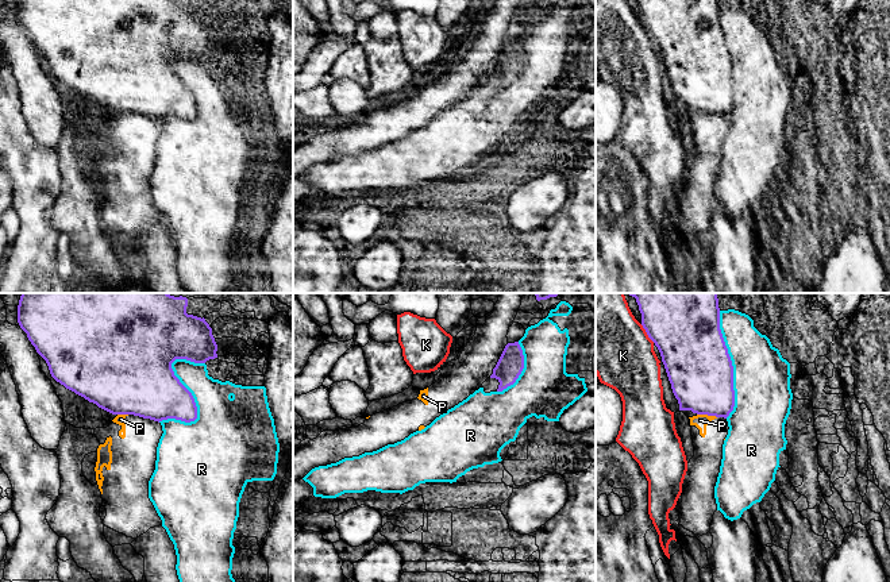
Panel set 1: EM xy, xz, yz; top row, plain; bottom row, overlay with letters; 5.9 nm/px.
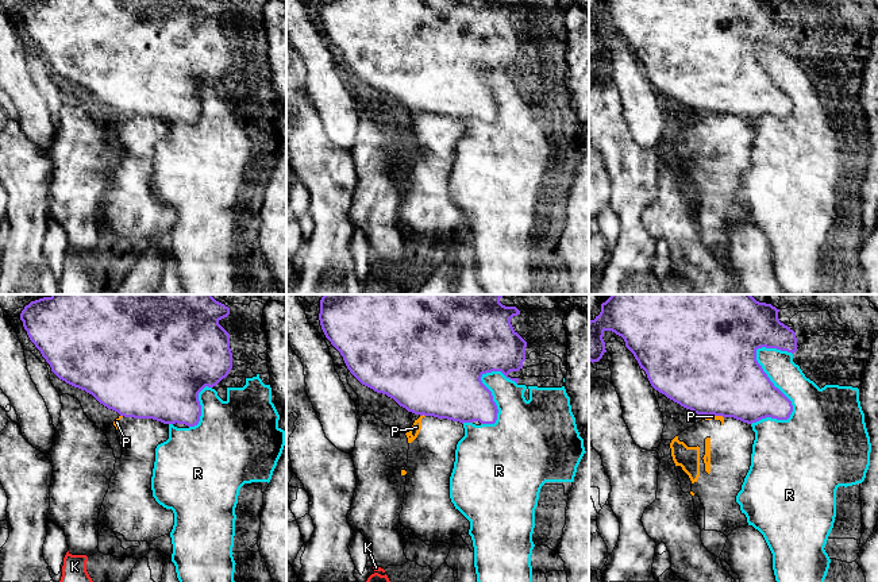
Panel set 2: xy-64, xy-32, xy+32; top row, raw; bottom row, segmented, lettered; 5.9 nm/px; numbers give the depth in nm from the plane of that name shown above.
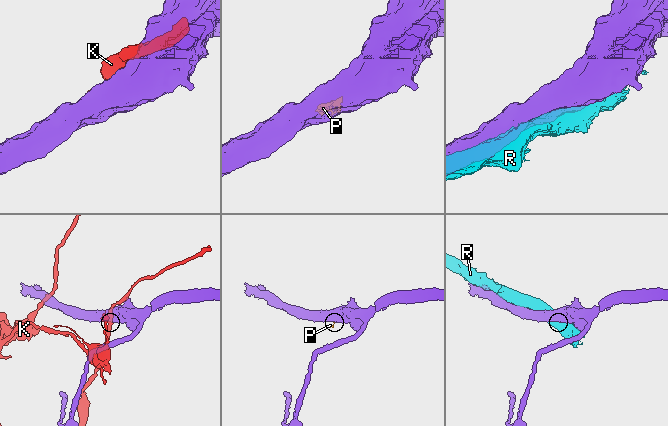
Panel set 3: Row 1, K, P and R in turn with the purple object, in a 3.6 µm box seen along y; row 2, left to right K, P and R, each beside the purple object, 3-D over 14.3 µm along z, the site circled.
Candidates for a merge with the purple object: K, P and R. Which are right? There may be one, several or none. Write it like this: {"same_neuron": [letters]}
{"same_neuron": []}

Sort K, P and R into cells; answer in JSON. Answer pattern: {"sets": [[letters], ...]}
{"sets": [["K"], ["P"], ["R"]]}

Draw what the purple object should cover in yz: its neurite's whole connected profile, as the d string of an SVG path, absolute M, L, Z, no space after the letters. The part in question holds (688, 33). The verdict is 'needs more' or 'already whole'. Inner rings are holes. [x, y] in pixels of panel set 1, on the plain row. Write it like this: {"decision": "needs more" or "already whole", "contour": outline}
{"decision": "already whole", "contour": "M637 0L642 23L658 45L679 108L727 116L735 104L733 63L720 27L718 0Z"}

